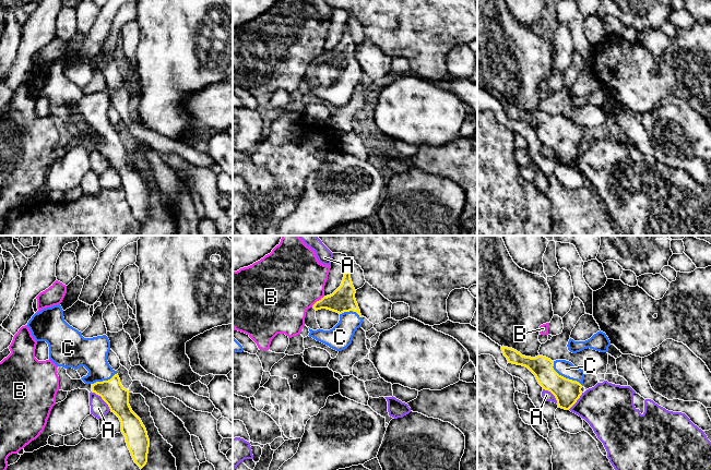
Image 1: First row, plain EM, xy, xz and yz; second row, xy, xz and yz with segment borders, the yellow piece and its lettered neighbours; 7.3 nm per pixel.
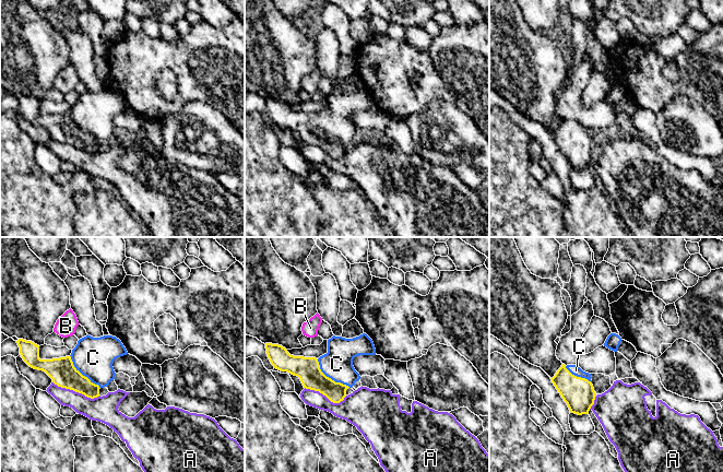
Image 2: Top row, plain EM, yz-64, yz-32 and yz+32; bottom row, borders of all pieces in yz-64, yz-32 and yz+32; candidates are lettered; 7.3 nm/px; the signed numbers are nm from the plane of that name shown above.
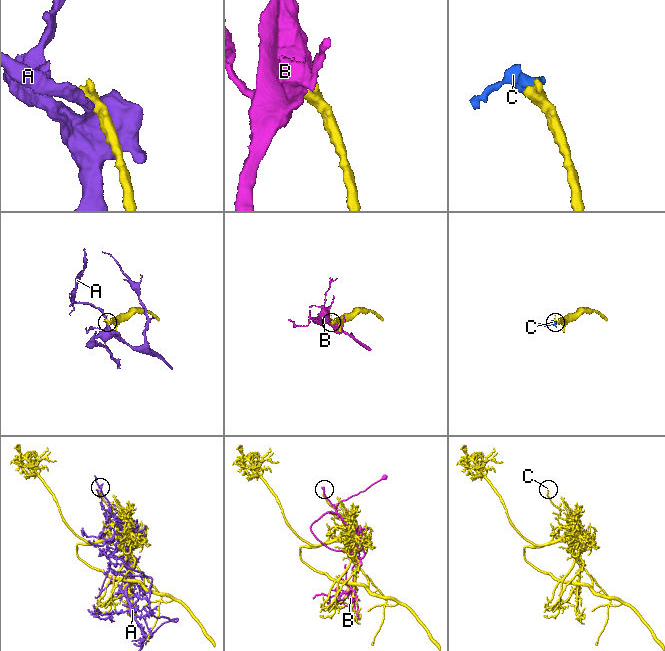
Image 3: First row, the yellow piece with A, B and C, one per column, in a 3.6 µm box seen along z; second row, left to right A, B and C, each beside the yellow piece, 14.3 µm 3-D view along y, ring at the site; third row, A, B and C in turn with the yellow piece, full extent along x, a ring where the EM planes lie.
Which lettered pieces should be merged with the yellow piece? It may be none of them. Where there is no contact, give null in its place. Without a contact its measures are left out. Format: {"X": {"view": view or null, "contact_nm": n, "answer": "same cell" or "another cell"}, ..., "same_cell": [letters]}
{"A": {"view": "xy", "contact_nm": 200, "answer": "another cell"}, "B": {"view": "xz", "contact_nm": 130, "answer": "another cell"}, "C": {"view": "yz", "contact_nm": 280, "answer": "same cell"}, "same_cell": ["C"]}

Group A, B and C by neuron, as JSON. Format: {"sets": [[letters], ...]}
{"sets": [["A"], ["B"], ["C"]]}

